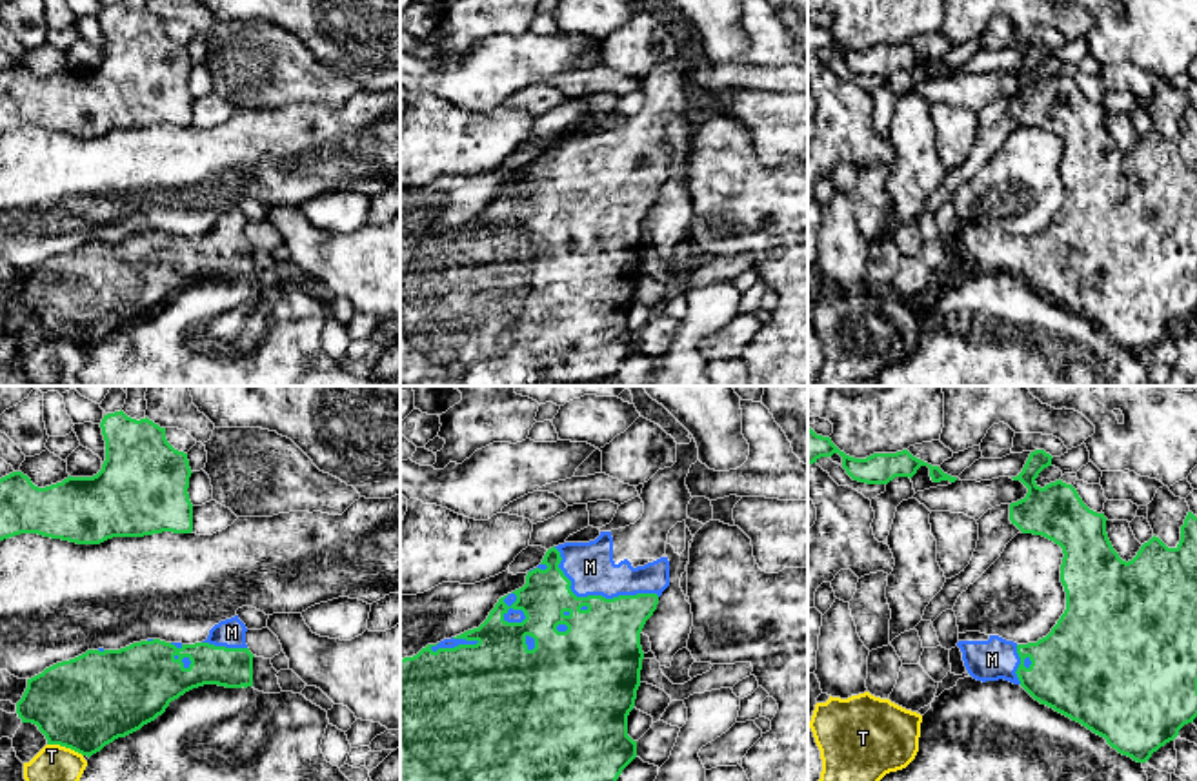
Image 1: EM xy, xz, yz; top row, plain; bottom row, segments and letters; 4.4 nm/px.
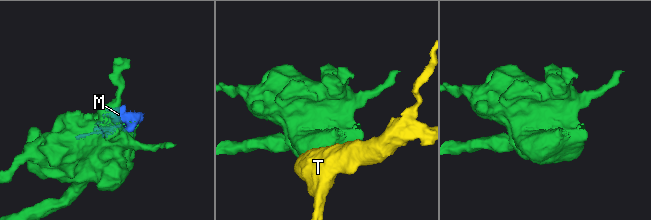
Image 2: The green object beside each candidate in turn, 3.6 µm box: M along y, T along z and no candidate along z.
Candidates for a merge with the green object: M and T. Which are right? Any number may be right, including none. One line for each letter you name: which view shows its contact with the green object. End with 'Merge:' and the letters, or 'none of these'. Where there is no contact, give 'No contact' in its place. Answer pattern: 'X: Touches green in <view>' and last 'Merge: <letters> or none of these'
M: Touches green in xz
Merge: M

